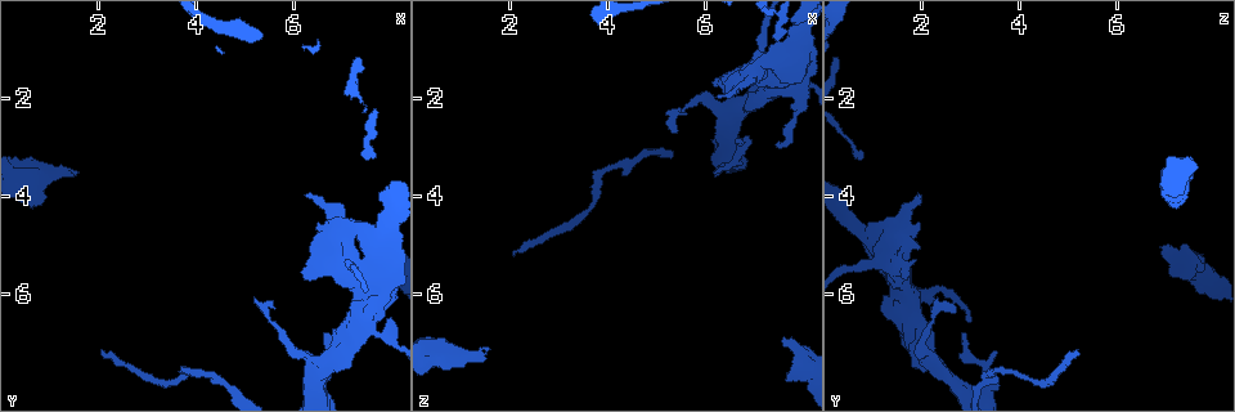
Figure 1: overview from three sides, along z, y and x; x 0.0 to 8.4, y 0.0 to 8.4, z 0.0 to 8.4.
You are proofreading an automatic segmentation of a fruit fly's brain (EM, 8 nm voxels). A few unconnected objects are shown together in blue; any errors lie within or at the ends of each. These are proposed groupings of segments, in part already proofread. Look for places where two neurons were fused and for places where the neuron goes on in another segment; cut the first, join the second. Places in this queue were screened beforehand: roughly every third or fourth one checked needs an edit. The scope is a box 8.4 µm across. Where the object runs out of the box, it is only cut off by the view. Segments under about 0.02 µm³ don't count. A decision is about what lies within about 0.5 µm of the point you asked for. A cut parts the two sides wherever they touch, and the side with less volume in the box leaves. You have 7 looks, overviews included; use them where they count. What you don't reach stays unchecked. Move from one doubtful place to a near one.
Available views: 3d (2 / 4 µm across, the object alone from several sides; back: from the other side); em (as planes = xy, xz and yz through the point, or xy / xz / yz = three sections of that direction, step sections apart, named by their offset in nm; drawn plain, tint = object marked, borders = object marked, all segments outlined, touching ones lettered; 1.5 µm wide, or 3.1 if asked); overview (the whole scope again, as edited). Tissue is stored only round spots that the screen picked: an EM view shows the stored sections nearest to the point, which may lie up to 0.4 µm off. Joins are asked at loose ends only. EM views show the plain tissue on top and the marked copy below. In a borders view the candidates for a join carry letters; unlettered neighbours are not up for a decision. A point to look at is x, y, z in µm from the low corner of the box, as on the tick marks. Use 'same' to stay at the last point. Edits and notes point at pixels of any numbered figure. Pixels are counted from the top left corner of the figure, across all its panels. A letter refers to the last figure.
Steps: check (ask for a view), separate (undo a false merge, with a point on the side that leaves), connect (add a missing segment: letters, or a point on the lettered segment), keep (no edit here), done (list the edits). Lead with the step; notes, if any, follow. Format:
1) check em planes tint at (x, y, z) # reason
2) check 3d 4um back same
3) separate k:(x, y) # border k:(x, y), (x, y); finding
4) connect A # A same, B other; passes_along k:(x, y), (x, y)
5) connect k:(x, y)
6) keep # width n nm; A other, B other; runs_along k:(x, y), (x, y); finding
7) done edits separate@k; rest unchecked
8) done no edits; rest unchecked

check em yz step 8 tint at (7.60, 5.55, 7.65) # branch stops here

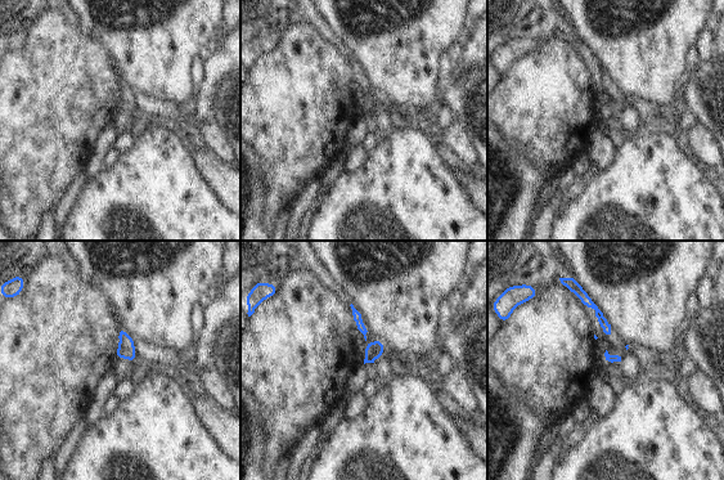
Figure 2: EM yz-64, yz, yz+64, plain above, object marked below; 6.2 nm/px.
check em planes borders same # another direction

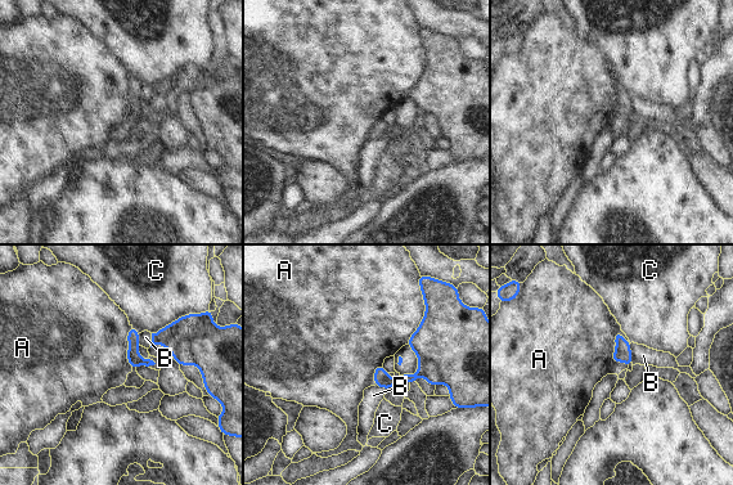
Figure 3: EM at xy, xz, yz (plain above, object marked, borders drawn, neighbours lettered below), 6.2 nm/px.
keep # A other, B other, C other; border 3:(616, 329), (612, 360), (628, 367); no lettered segment goes on from it

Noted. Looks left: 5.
check em xy step 4 borders at (6.80, 4.45, 1.65) # closes a loop

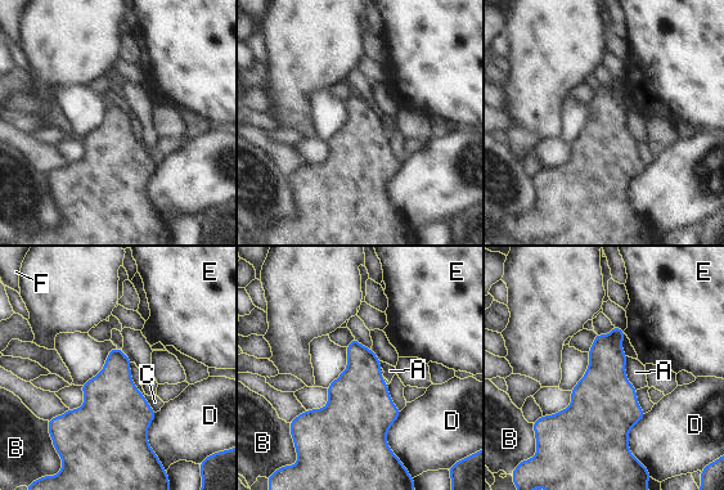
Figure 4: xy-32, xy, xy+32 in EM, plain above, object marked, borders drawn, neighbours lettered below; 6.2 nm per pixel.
keep # width 180 nm; A other, B other, C other, D other, E other, F other; border 4:(626, 356), (625, 376), (635, 390); continuous, no second neuron

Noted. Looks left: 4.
check 3d 2um at (1.60, 3.60, 7.15) # end of a long branch

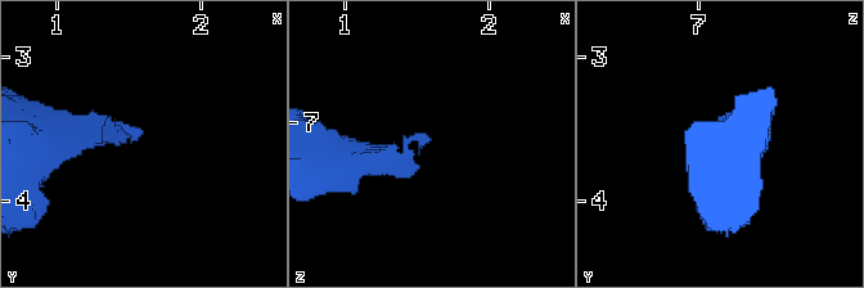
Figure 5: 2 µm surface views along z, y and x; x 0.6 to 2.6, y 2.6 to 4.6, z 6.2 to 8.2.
check em planes borders at (1.56, 3.58, 7.14)

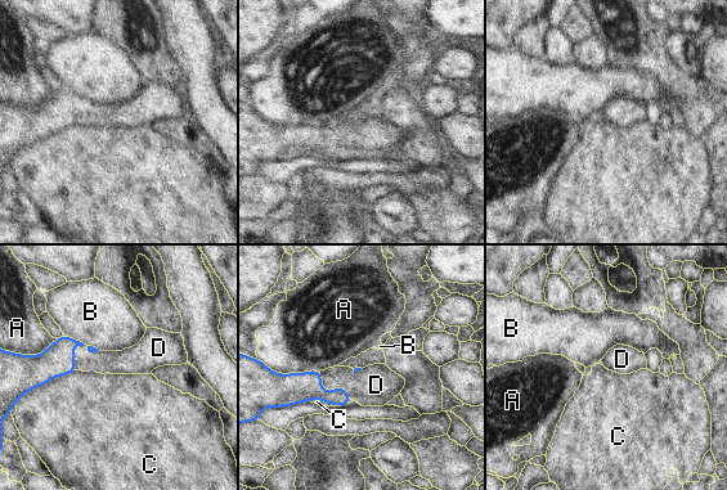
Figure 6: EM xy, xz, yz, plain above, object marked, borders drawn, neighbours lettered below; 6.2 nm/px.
connect D # longest_contact C 340 nm; A other, B other, C other, D same; passes_along 6:(294, 389), (333, 390), (372, 386); it goes on there

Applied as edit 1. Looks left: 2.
done edits connect@6; rest unchecked

